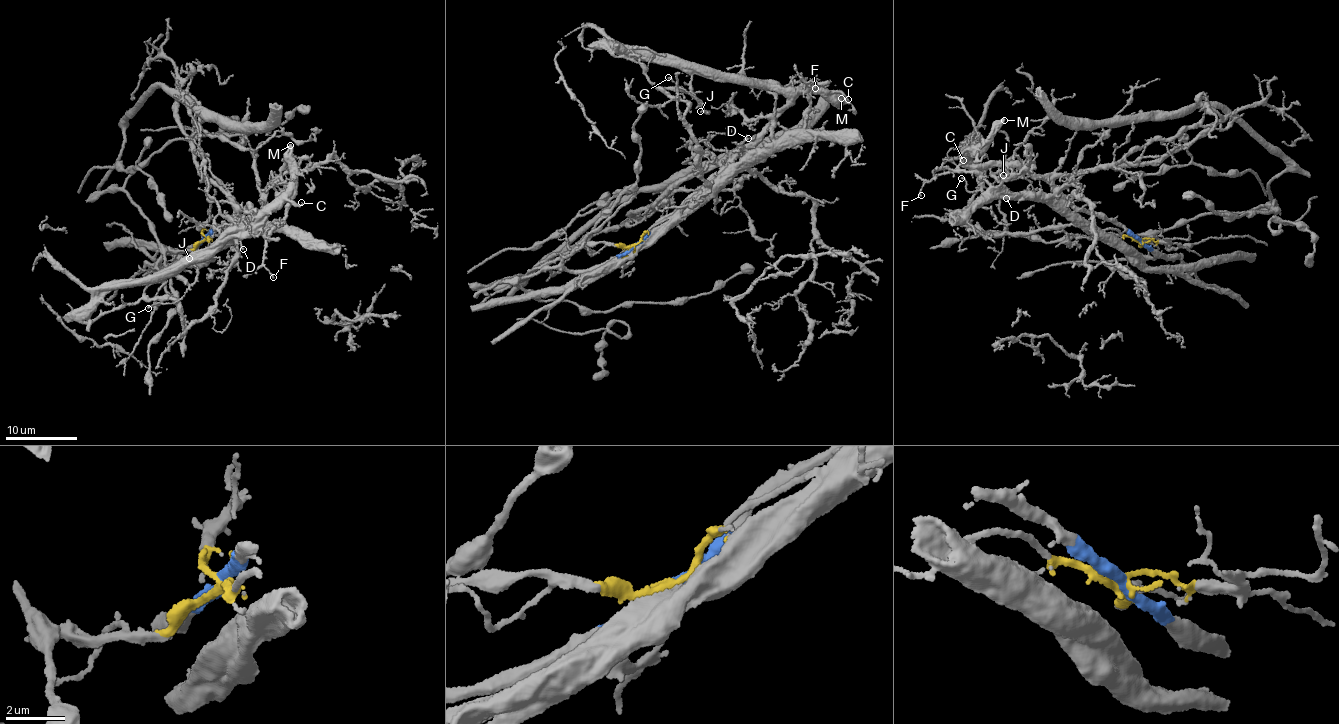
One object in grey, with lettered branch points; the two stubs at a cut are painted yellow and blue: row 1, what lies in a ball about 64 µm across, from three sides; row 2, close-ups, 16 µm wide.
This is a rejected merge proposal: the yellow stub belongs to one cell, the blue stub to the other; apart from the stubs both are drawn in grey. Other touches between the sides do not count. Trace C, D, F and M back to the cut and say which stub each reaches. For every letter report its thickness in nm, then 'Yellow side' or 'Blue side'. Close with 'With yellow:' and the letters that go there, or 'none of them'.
C: Thickness 110 nm. Blue side
D: Thickness 120 nm. Yellow side
F: Thickness 140 nm. Blue side
M: Thickness 440 nm. Blue side
With yellow: D

